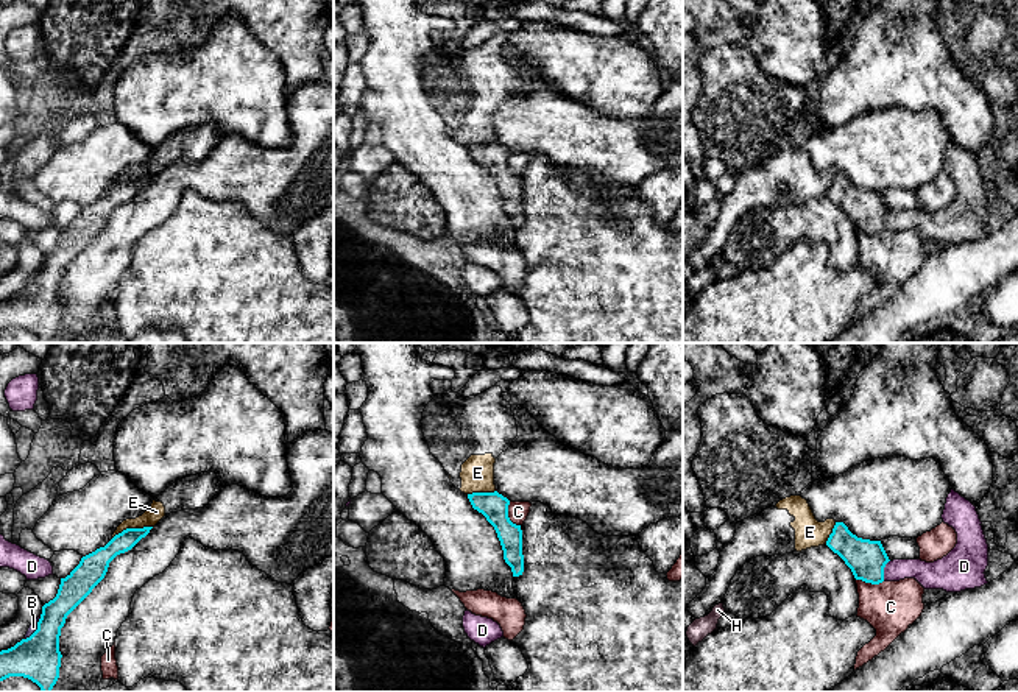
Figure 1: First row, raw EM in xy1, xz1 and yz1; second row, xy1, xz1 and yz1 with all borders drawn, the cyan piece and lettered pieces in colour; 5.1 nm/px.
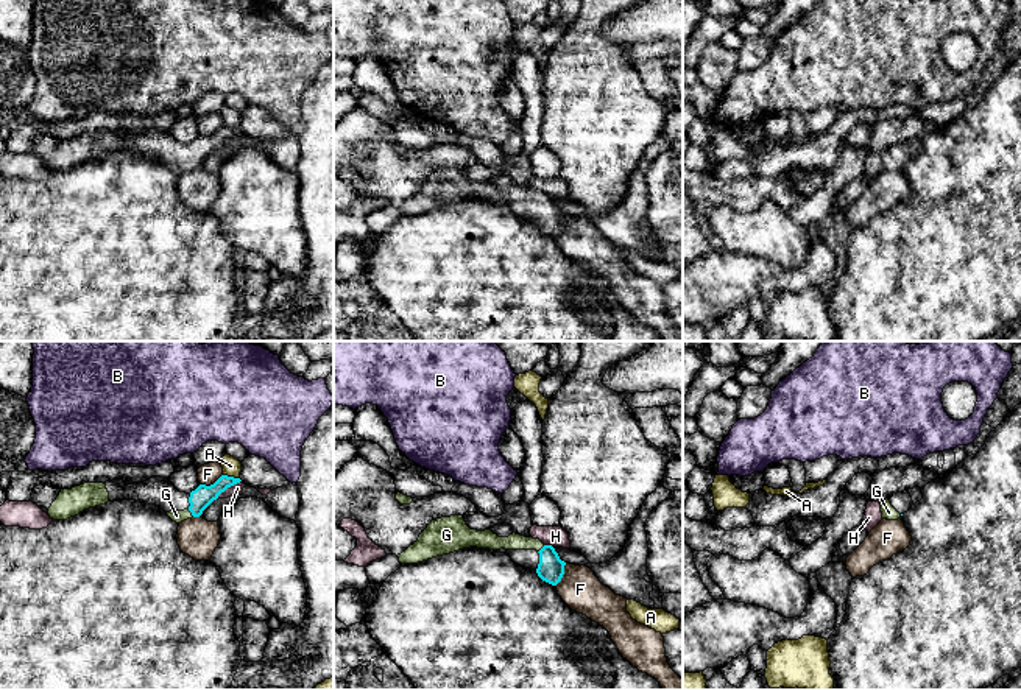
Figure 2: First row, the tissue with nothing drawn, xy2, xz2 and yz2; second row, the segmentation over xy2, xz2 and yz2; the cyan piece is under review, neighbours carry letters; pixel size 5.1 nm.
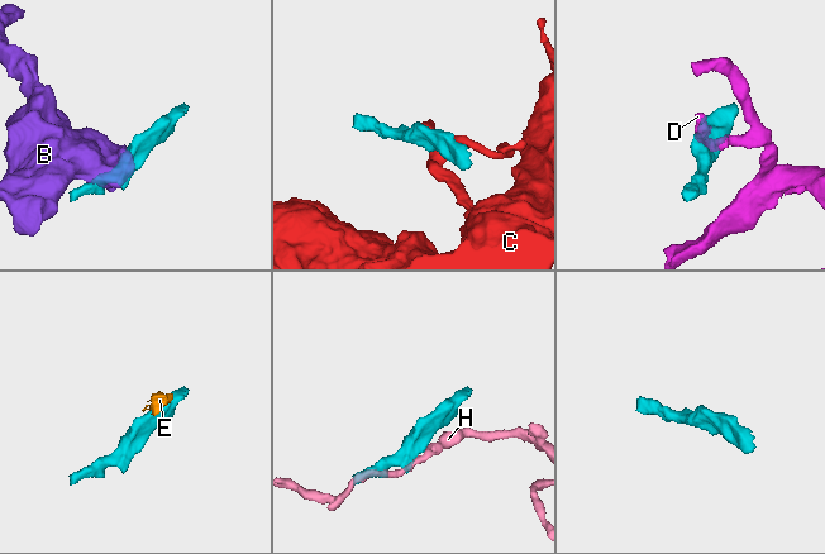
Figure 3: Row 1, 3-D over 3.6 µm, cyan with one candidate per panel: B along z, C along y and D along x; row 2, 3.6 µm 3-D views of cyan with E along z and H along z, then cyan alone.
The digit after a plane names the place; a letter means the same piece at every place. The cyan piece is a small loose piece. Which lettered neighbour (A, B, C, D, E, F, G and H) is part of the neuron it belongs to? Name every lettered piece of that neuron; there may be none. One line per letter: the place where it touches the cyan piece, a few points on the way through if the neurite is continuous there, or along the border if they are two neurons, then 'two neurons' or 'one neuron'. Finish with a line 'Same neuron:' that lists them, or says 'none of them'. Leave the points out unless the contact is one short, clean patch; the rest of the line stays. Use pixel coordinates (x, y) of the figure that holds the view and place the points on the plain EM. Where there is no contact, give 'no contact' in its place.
A: xy2 (231, 128) | along xy2 (223, 125), (237, 130) | two neurons
B: xy1 (38, 279) | two neurons
C: xz1 (507, 167) | two neurons
D: yz1 (883, 222) | two neurons
E: xy1 (131, 180) | along xy1 (151, 176), (127, 178), (113, 189) | two neurons
F: xz2 (563, 225) | two neurons
G: xy2 (190, 162) | across xy2 (203, 147), (190, 162), (176, 167) | one neuron
H: xy2 (228, 137) | along xy2 (240, 131), (228, 137), (217, 148) | two neurons
Same neuron: G

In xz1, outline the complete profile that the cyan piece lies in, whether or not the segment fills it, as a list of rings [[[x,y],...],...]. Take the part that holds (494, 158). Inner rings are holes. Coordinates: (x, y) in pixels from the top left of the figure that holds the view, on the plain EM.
[[[472,143],[468,150],[474,161],[482,164],[494,178],[504,201],[504,210],[511,218],[513,228],[524,223],[522,181],[508,168],[510,151],[494,143]]]

